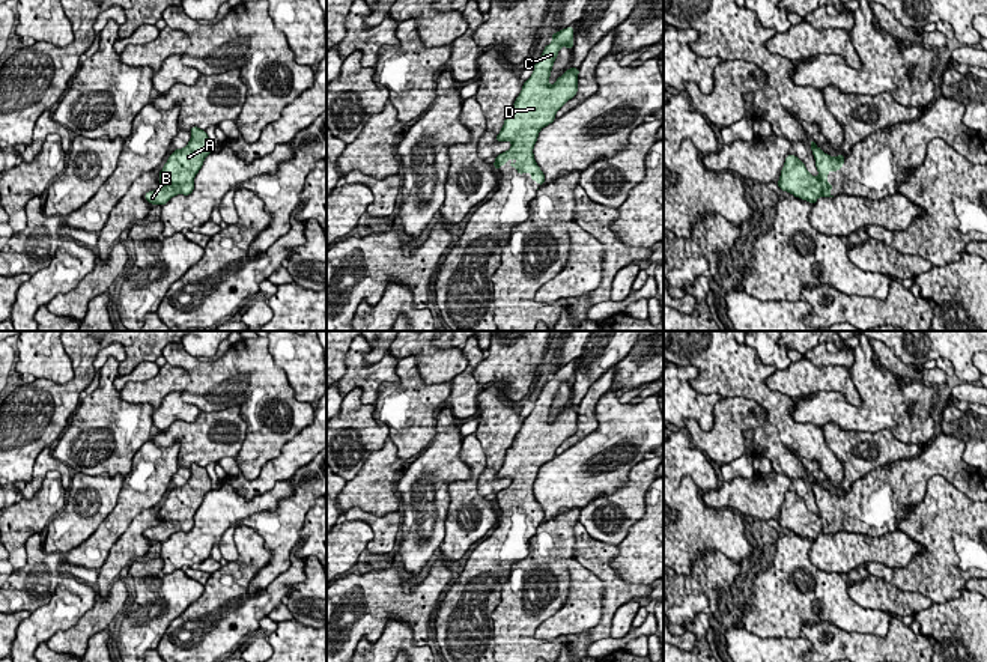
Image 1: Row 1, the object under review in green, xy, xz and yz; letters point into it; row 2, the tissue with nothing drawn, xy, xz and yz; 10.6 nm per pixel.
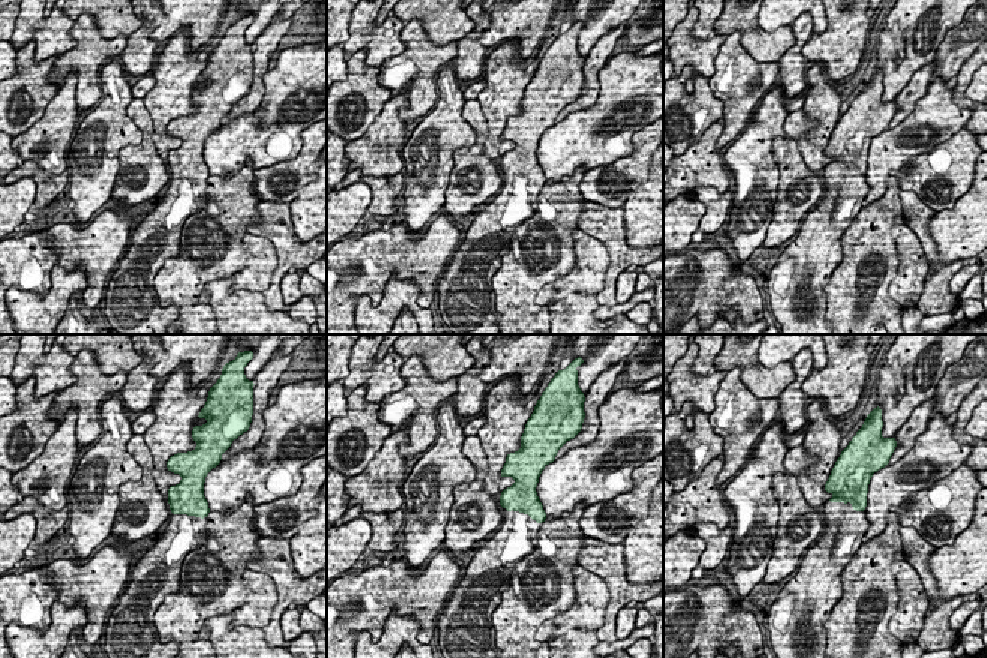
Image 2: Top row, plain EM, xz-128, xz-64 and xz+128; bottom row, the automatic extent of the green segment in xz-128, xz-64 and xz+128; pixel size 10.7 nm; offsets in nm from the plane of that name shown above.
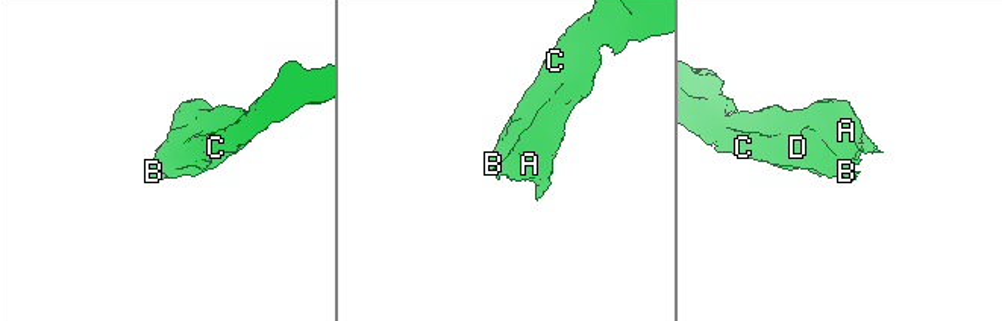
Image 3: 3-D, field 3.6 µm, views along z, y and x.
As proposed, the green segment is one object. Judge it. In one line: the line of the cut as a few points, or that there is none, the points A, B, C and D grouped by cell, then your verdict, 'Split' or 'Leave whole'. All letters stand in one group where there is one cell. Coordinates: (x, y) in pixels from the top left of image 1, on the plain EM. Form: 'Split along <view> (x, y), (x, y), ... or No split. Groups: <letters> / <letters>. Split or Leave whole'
No split. Groups: A B C D. Leave whole

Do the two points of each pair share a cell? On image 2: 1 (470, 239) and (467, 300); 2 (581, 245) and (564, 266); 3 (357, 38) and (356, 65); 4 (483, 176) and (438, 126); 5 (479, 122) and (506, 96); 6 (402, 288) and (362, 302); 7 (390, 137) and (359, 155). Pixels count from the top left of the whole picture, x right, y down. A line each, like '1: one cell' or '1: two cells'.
1: one cell
2: two cells
3: two cells
4: two cells
5: two cells
6: one cell
7: one cell

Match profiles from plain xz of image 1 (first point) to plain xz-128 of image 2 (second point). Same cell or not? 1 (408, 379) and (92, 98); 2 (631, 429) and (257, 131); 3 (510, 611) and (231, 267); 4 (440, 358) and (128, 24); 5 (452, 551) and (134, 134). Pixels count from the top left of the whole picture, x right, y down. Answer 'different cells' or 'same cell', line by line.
1: same cell
2: same cell
3: same cell
4: same cell
5: different cells

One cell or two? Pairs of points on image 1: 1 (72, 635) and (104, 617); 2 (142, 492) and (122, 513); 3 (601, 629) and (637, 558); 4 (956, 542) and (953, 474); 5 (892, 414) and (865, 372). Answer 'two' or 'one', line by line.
1: one
2: one
3: two
4: two
5: one

